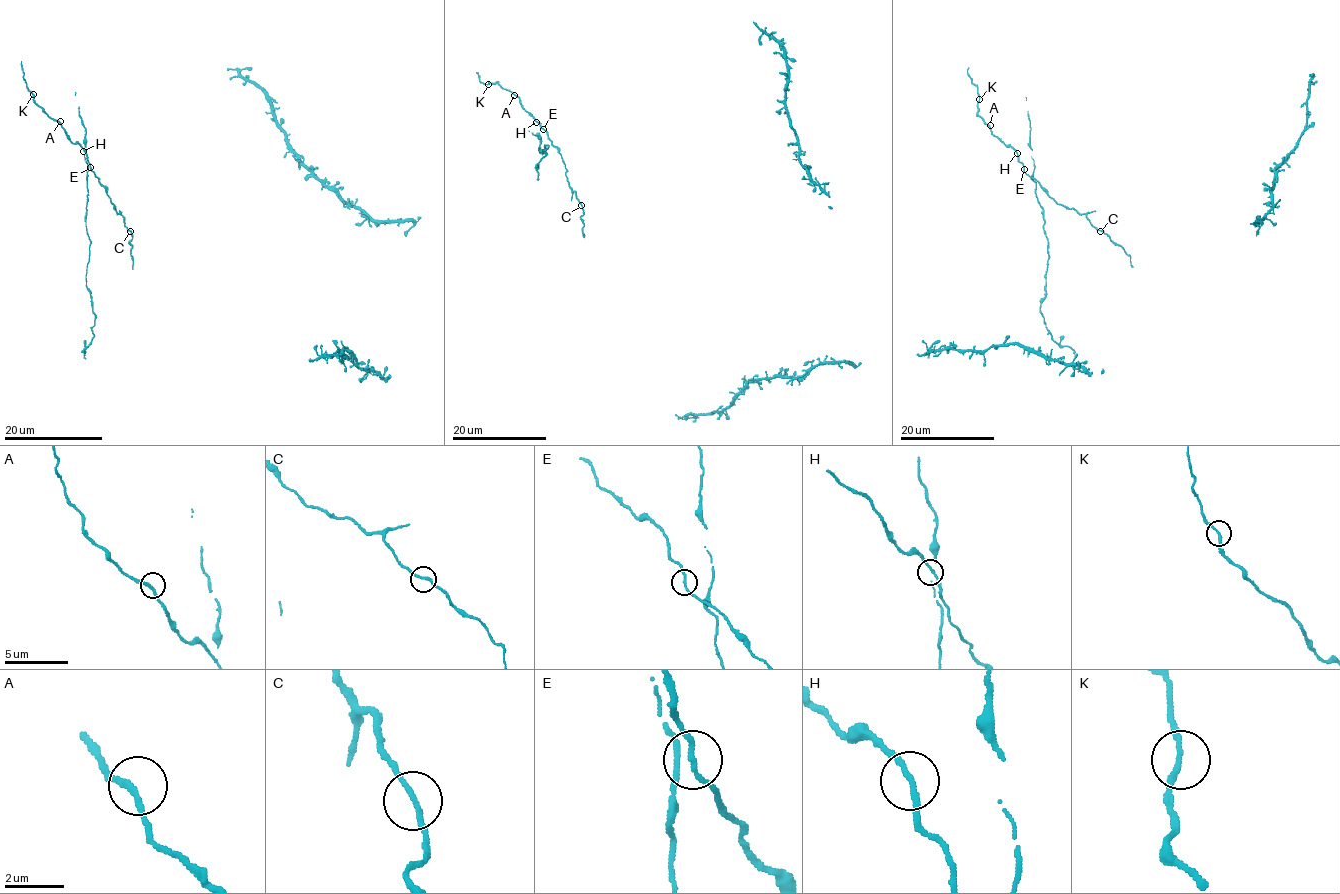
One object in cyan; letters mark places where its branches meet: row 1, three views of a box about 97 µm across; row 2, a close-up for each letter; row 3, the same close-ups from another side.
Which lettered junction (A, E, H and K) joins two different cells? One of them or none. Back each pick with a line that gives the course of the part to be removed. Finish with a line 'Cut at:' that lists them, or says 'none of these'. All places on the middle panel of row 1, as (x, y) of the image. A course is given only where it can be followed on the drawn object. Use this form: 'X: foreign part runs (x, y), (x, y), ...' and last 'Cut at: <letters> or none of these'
Cut at: none of these

